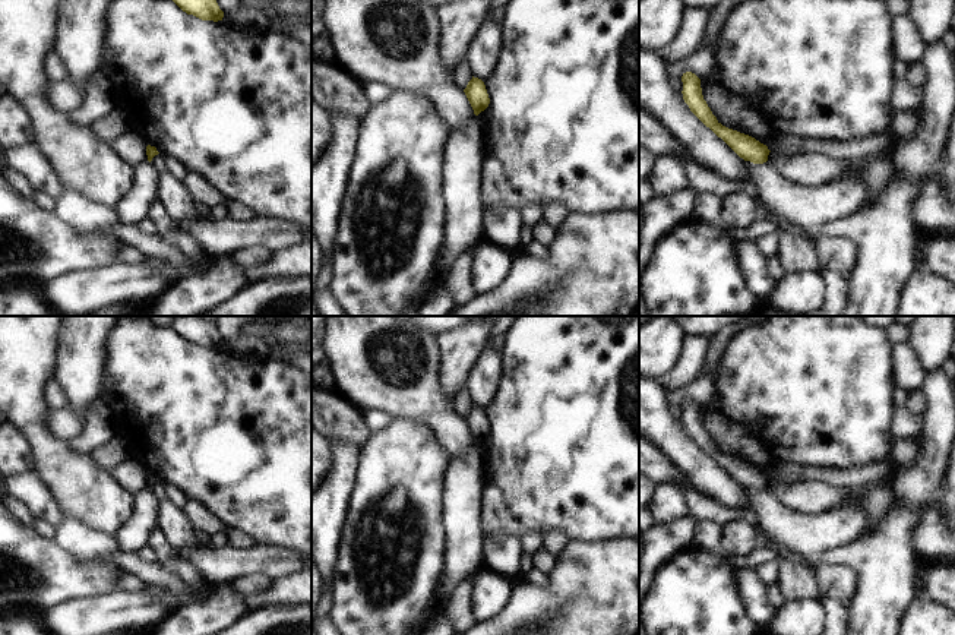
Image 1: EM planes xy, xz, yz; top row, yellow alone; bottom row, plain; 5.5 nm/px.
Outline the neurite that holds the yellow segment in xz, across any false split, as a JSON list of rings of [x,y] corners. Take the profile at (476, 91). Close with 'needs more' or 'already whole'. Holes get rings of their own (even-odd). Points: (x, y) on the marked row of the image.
[[[472,76],[464,92],[475,116],[478,116],[481,111],[484,111],[488,107],[490,98],[486,85],[481,79]]]; already whole

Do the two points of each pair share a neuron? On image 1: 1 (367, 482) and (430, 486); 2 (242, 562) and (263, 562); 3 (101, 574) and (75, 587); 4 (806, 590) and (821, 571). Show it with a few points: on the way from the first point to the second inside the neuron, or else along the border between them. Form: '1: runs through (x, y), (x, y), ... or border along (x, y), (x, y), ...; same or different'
1: runs through (383, 482), (414, 486); same
2: runs through (247, 562), (258, 562); same
3: runs through (95, 578), (81, 581); same
4: border along (812, 571), (819, 594); different

